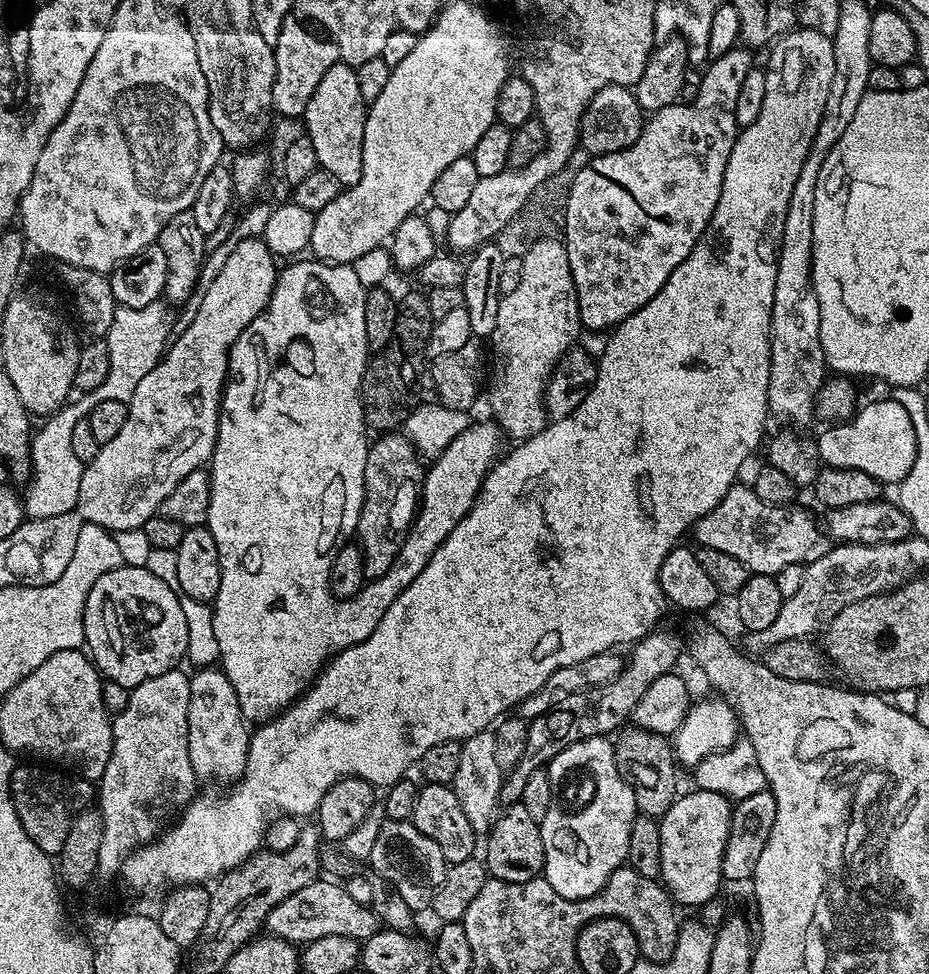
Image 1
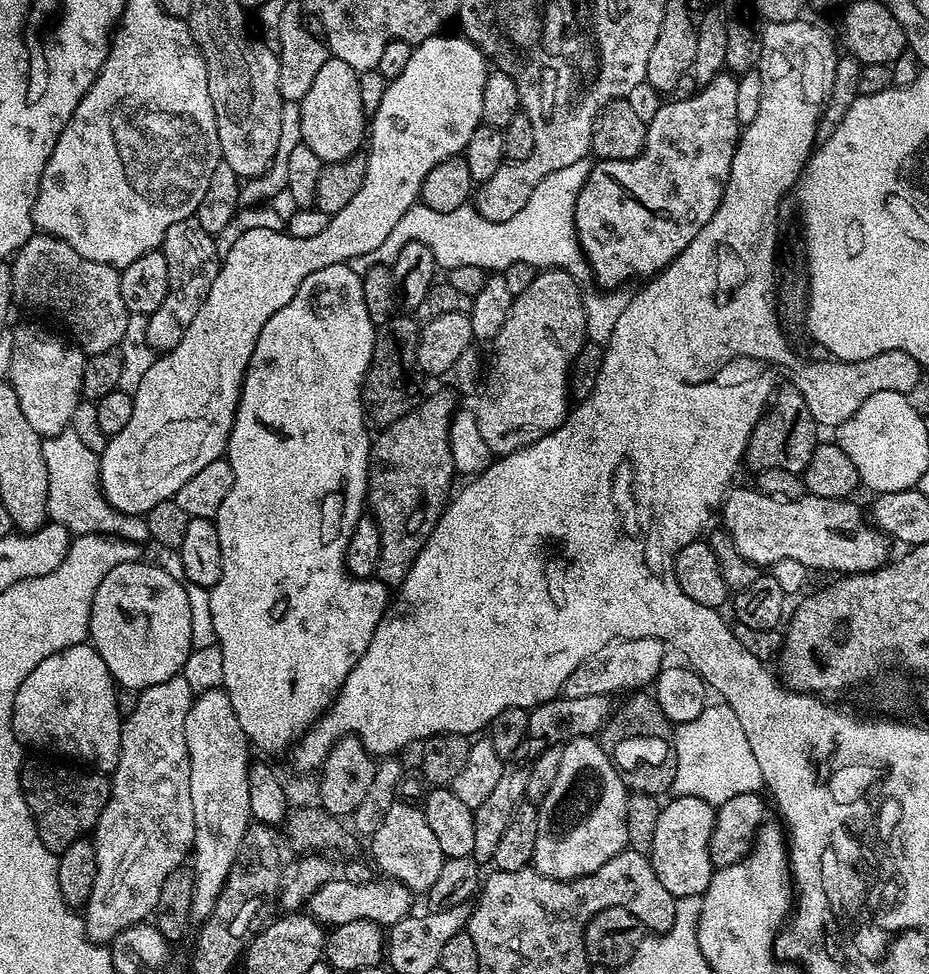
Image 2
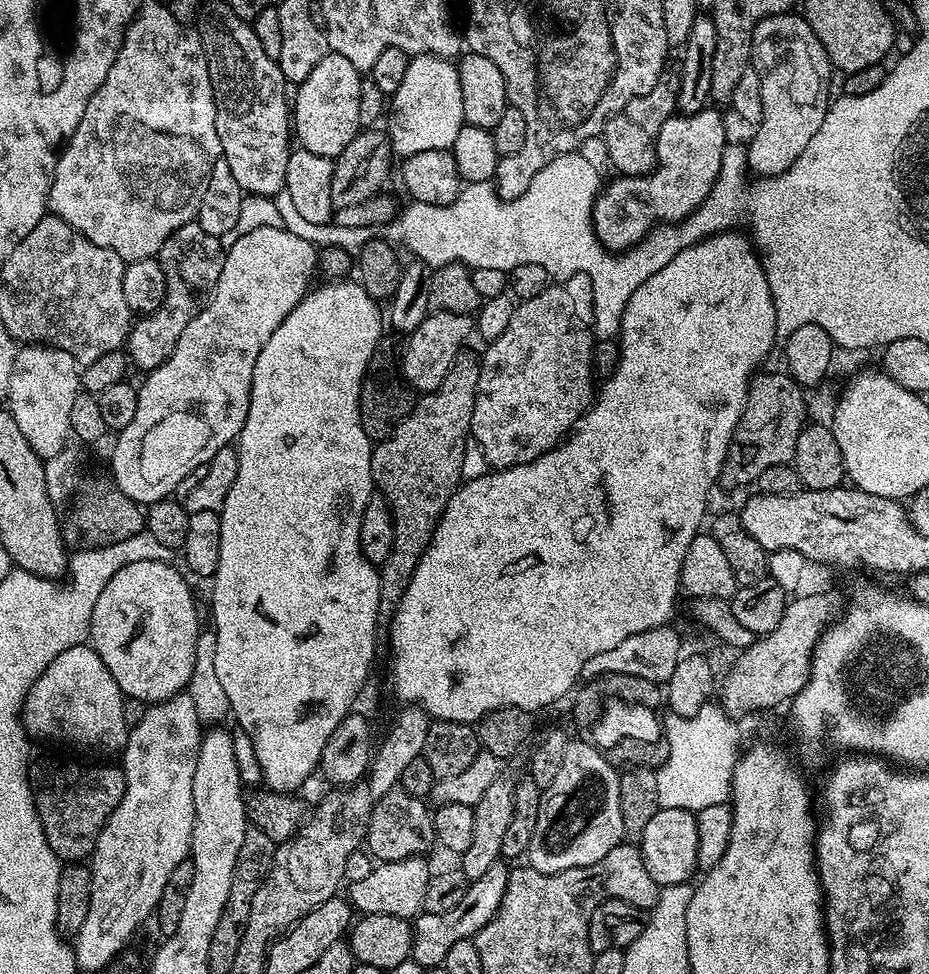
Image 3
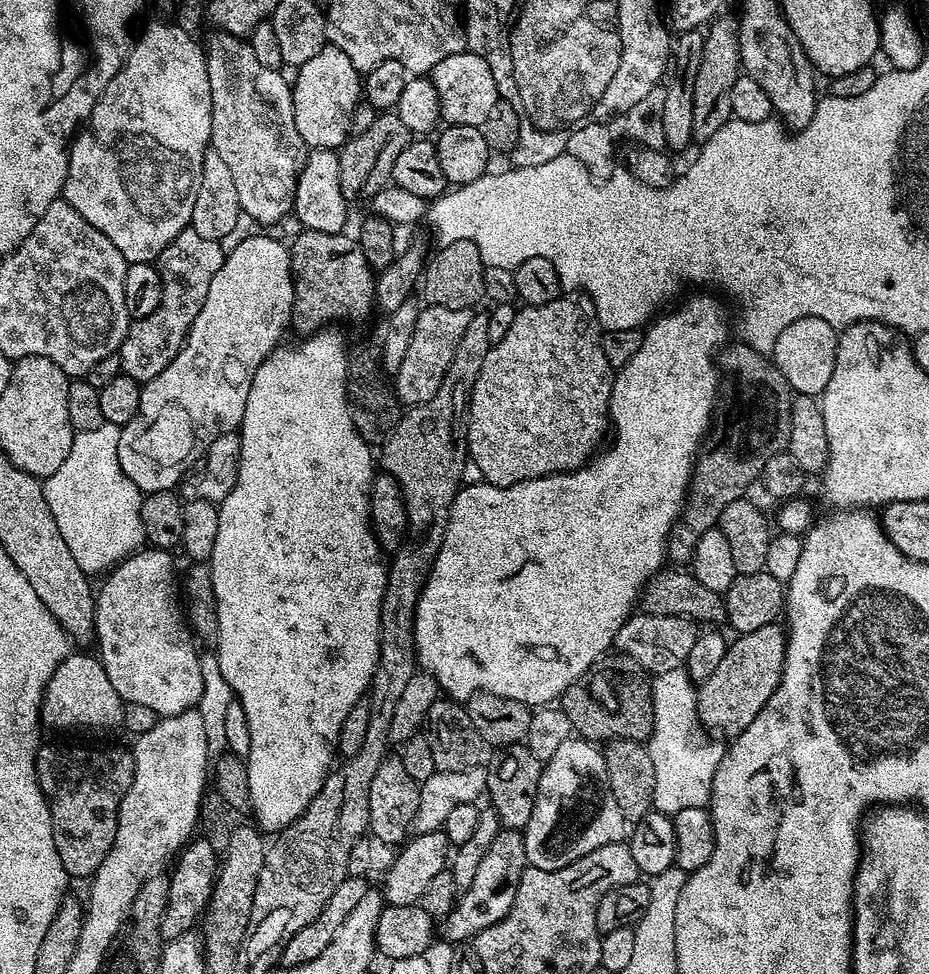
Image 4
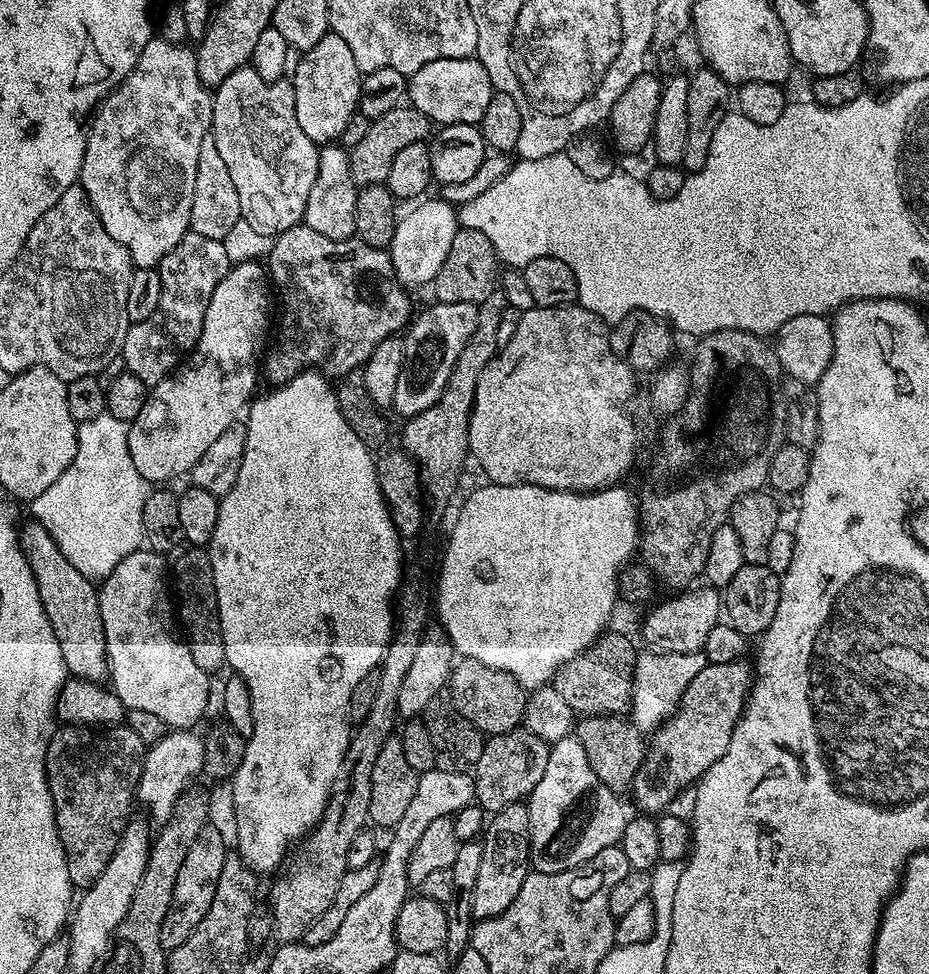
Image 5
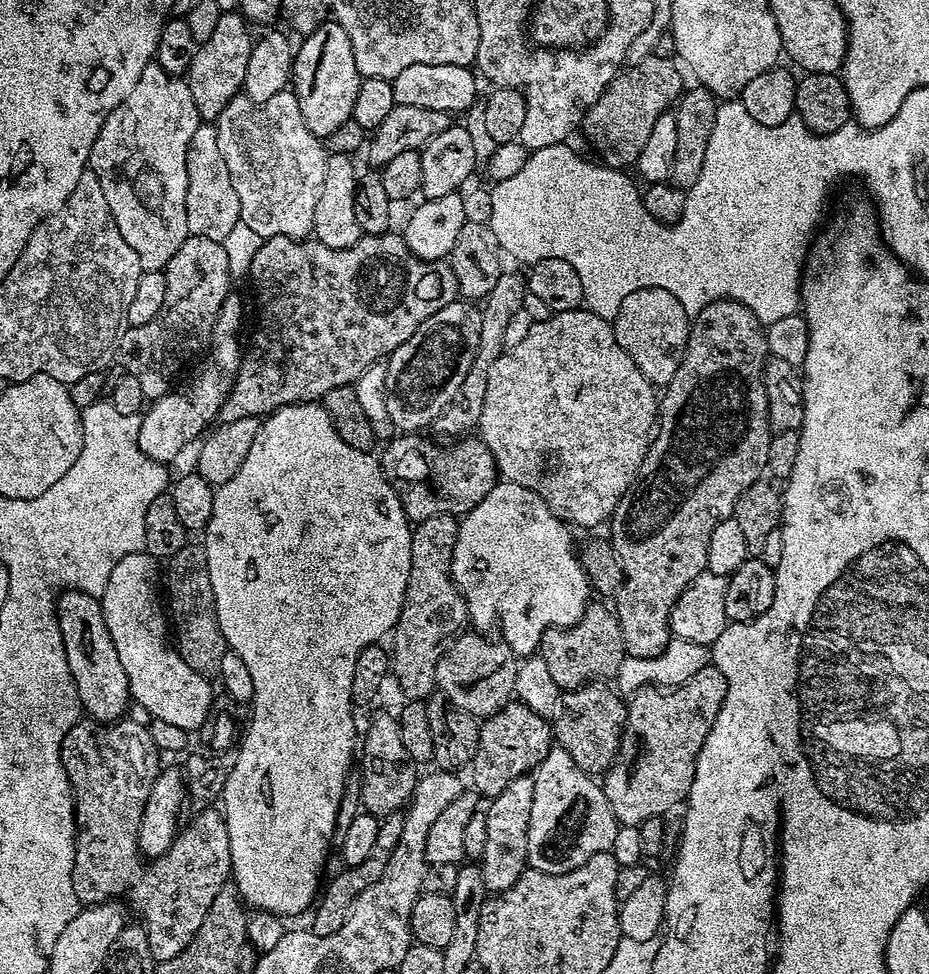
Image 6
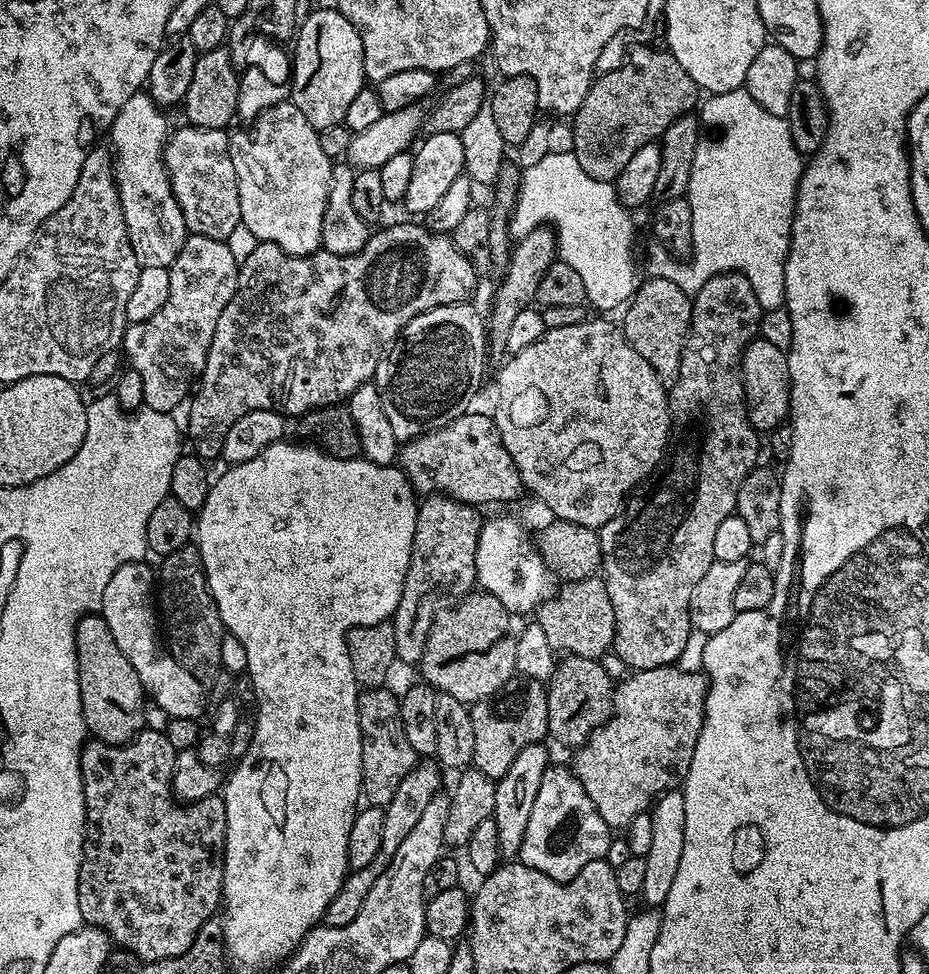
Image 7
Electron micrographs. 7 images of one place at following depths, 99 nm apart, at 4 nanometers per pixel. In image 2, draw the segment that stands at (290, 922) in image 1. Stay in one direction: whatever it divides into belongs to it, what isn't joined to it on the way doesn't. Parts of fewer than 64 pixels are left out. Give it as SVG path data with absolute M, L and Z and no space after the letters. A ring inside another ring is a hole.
M342 878L326 882L311 896L306 905L307 915L313 916L319 924L335 926L346 922L369 920L381 926L397 924L412 911L414 893L402 882L387 878L373 878L366 886L354 886Z

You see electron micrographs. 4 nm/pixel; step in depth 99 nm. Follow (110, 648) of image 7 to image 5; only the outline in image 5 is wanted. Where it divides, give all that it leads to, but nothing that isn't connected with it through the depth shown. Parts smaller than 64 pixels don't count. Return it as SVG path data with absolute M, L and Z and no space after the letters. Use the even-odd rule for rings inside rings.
M29 523L25 528L23 525L19 529L20 546L24 549L30 570L36 579L42 610L46 610L46 618L50 618L50 626L54 630L54 638L58 638L58 647L62 650L69 677L103 681L109 675L108 651L97 585L80 574L66 560L66 556L58 548L58 543L40 523Z

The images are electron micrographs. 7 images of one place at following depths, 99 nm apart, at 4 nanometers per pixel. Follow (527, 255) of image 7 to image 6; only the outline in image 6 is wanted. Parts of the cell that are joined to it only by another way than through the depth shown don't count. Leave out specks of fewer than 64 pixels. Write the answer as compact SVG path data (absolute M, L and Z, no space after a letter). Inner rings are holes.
M505 271L494 283L488 296L482 300L480 317L482 318L482 334L478 334L478 354L470 366L470 374L466 374L466 380L462 382L460 393L438 414L438 418L430 426L431 431L440 438L460 438L479 425L482 418L482 402L486 402L486 382L490 378L490 366L498 362L498 358L505 350L504 339L506 338L506 325L510 318L518 314L523 306L523 296L526 291L526 280L523 275L515 276L514 273Z

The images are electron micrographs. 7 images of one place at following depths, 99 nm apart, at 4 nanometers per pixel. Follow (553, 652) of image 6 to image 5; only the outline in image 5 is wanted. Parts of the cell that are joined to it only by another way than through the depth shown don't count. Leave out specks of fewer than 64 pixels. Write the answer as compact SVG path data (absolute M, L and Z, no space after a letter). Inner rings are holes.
M613 630L605 631L595 642L589 646L585 652L570 658L557 670L554 677L554 686L558 694L562 694L562 699L566 701L566 706L570 706L573 713L581 717L586 716L615 716L629 711L632 702L632 679L634 678L634 666L638 655L638 648L632 645L632 640L628 636L619 636Z

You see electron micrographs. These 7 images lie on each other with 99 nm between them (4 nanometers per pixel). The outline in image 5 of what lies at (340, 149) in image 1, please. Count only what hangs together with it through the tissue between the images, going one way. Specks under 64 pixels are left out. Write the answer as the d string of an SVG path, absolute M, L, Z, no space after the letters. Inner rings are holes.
M329 34L299 59L297 64L295 61L294 71L290 76L298 126L302 126L302 134L306 134L306 138L310 138L318 146L339 141L346 122L358 112L356 103L360 97L362 74L354 62L354 54L350 51L350 46L342 42L342 38Z

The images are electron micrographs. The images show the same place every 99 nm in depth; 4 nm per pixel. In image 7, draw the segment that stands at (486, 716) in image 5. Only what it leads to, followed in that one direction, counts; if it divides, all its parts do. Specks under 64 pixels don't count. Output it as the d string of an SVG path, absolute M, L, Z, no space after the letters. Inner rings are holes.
M483 590L473 591L471 594L457 599L453 608L445 607L437 611L436 619L432 622L432 629L426 638L424 653L418 665L423 683L432 685L437 693L458 698L462 703L472 706L477 702L487 701L494 695L511 676L517 675L514 662L518 624L515 624L513 613L508 611L498 598L494 598Z

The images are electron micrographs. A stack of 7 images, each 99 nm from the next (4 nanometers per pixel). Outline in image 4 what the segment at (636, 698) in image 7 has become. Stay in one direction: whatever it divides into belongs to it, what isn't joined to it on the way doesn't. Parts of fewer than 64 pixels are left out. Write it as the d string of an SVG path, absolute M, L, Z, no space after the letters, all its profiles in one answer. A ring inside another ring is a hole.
M777 622L770 626L762 626L762 630L746 632L735 637L736 641L729 643L724 650L724 657L718 662L718 666L712 672L703 677L704 681L699 681L696 694L696 712L700 716L703 731L713 737L728 736L734 738L758 718L762 706L770 702L776 687L780 685L782 670L784 669L784 655L786 654L786 628L783 623Z

